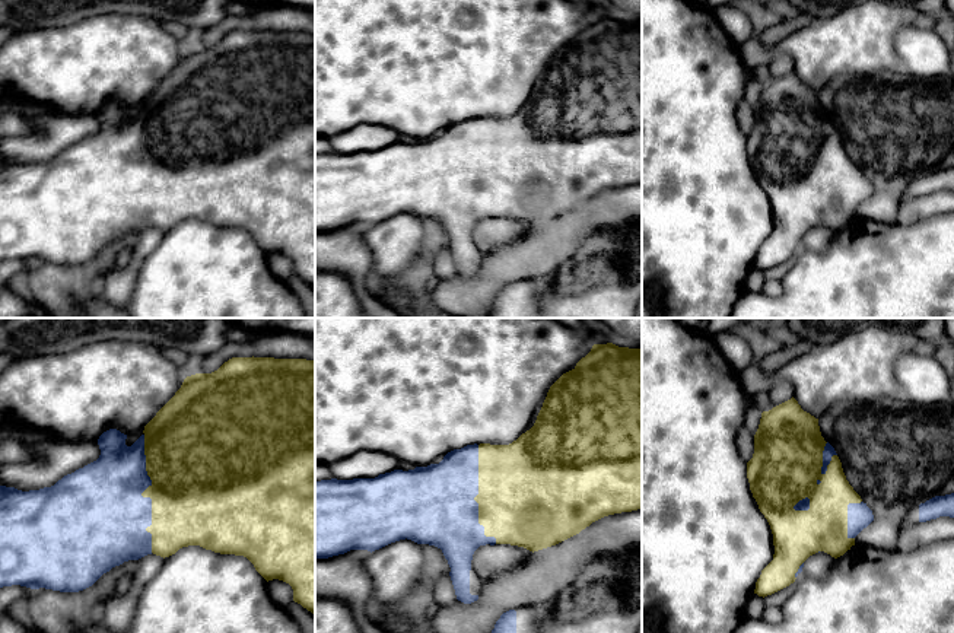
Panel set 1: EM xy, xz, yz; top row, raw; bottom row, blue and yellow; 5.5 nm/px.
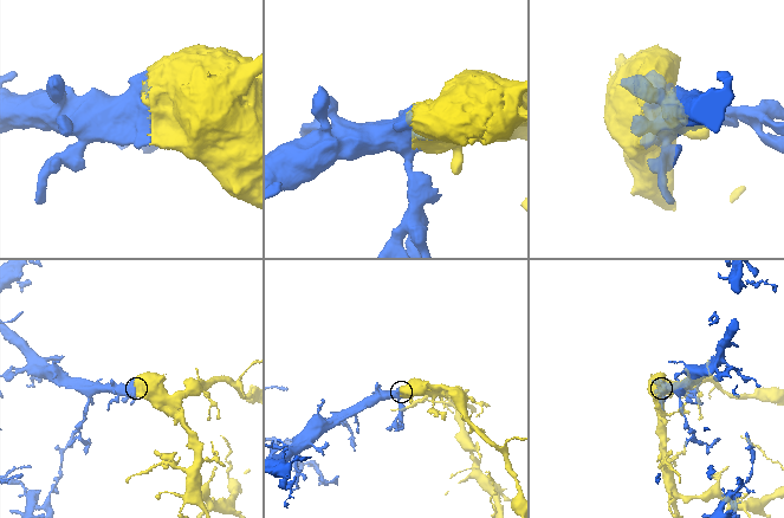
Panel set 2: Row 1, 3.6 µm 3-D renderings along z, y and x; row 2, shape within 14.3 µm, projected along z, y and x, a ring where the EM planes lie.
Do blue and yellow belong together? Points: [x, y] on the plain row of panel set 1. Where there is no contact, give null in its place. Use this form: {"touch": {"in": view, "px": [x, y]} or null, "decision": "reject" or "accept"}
{"touch": {"in": "xy", "px": [142, 169]}, "decision": "accept"}

